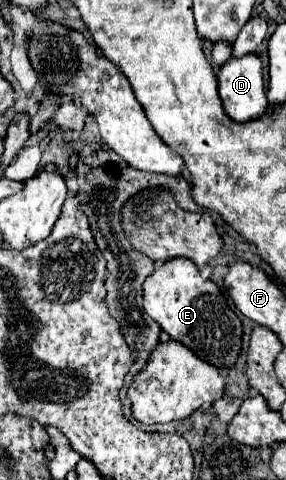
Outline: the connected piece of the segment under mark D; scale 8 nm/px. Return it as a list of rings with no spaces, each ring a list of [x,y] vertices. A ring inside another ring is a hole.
[[[247,54],[243,58],[231,58],[221,68],[217,80],[219,80],[219,96],[221,96],[221,102],[223,102],[223,110],[231,120],[243,124],[243,122],[257,120],[265,114],[269,102],[267,102],[267,96],[265,96],[265,84],[263,84],[261,58],[259,56]]]

